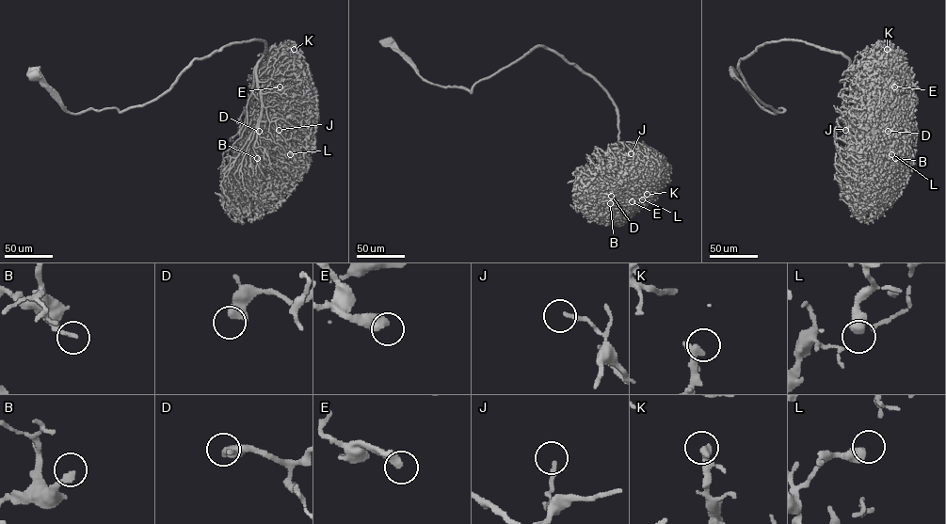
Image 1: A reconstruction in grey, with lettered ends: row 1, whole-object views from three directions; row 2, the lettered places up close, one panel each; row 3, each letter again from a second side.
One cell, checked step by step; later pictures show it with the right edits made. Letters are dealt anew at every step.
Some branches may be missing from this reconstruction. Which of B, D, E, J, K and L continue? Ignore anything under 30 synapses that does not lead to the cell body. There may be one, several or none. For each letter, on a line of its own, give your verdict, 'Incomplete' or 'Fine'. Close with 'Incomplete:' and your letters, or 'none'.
B: Incomplete
D: Incomplete
E: Incomplete
J: Fine
K: Fine
L: Fine
Incomplete: B, D, E

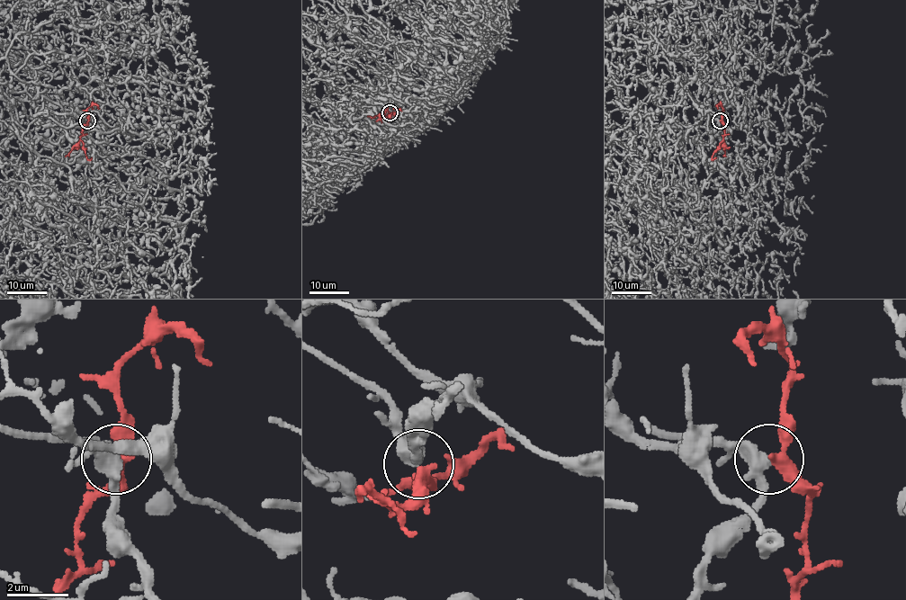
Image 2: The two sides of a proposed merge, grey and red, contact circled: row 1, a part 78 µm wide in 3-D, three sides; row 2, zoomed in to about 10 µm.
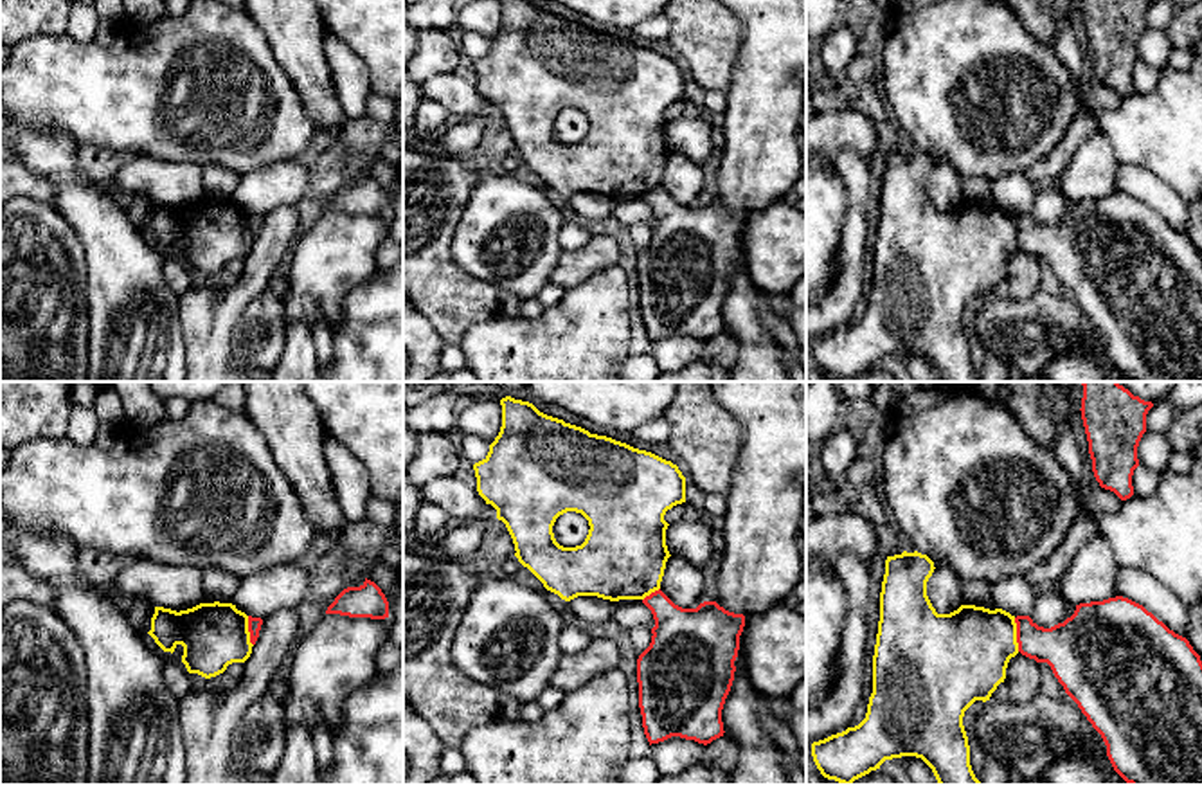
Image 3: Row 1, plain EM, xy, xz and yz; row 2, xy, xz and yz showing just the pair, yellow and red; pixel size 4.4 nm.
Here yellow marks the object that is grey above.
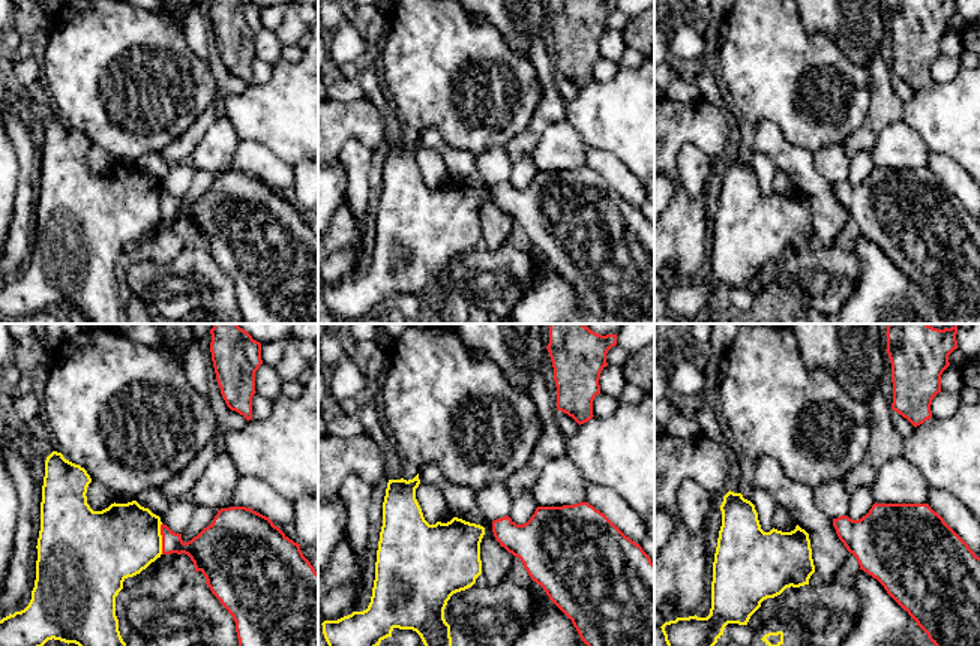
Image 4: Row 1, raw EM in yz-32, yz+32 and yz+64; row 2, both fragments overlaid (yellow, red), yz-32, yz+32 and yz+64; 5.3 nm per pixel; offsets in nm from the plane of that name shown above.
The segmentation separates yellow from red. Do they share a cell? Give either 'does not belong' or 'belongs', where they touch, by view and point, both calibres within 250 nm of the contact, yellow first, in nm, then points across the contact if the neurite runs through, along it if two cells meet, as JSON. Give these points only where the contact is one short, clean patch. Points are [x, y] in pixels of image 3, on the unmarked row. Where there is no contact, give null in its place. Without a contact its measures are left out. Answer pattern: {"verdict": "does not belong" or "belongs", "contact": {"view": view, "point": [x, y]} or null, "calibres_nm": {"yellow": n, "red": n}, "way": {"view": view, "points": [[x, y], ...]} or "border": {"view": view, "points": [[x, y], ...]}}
{"verdict": "does not belong", "contact": {"view": "yz", "point": [1015, 231]}, "calibres_nm": {"yellow": 380, "red": 240}, "border": {"view": "yz", "points": [[1013, 215], [1019, 247]]}}

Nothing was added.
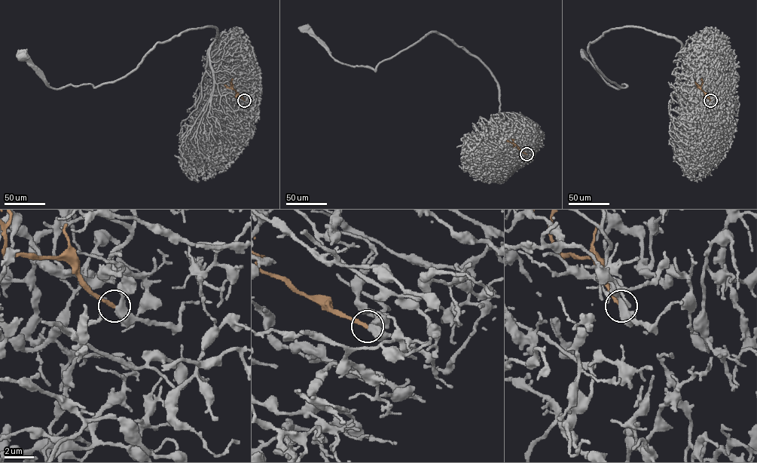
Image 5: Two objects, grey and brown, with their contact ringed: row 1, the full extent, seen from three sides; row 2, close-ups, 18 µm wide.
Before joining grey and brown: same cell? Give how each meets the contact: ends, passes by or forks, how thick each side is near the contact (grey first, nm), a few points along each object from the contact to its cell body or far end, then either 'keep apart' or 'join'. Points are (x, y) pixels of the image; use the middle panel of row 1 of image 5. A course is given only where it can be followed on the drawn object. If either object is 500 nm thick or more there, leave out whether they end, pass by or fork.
grey passes by; brown ends there; 400 nm thick on the grey side, 260 nm on the other; grey runs (526, 154), (491, 124), (500, 106), (492, 72), (444, 35), (430, 32), (375, 70), (337, 61), (302, 28); brown runs (526, 154), (514, 145); keep apart

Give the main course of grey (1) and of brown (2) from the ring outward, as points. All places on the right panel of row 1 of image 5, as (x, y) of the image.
1: (710, 99), (677, 72), (673, 38), (619, 27), (590, 43), (594, 65), (625, 87), (609, 85), (584, 56)
2: (710, 99), (700, 89), (701, 78)

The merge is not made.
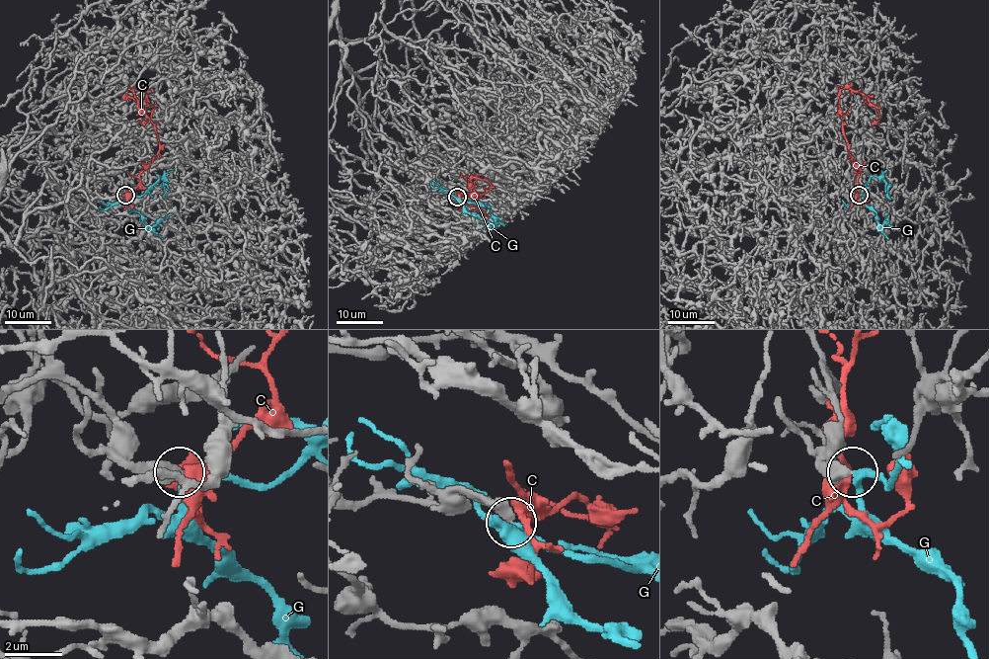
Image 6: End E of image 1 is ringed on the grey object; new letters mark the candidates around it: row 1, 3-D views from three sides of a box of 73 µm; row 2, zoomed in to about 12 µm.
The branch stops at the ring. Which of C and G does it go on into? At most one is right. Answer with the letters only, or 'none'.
G

